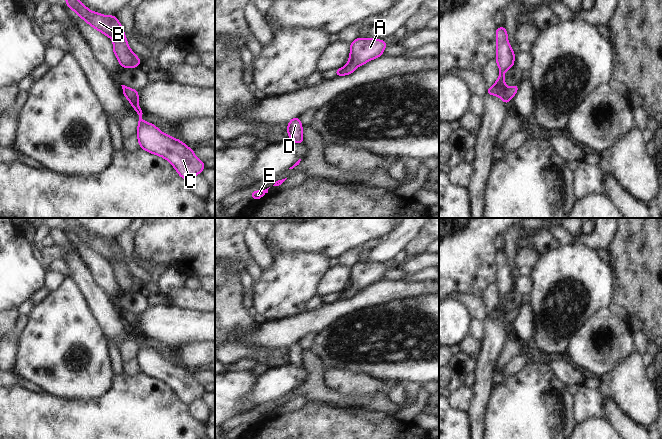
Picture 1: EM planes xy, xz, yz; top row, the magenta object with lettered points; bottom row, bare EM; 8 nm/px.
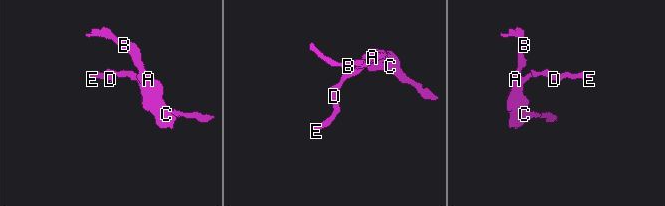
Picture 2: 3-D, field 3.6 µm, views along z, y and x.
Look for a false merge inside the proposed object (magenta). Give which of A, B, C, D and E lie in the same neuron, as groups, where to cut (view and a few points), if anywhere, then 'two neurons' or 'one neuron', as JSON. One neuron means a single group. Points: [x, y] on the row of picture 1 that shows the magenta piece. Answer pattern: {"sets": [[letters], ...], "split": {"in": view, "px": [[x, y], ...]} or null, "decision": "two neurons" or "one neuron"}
{"sets": [["A", "B", "C", "D", "E"]], "split": null, "decision": "one neuron"}

